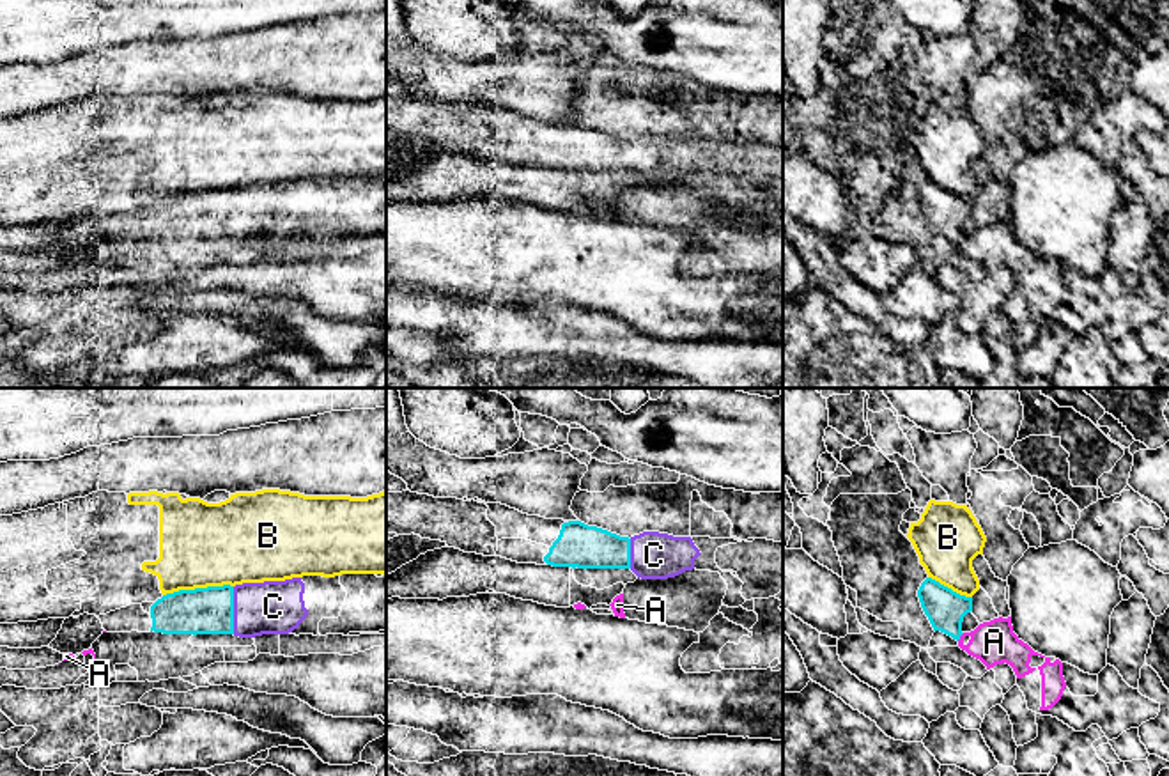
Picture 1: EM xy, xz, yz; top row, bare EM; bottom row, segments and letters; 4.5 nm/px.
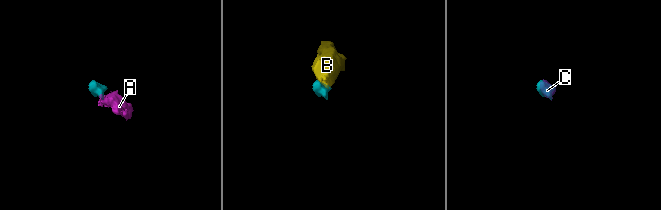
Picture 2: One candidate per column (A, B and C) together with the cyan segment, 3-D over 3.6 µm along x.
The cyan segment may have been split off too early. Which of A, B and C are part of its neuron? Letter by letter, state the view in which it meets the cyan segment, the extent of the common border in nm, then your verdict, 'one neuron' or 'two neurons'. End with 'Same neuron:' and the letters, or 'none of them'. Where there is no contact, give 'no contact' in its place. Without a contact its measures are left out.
A: contact in yz; length 50 nm; two neurons
B: contact in xy; length 320 nm; two neurons
C: contact in xy; length 220 nm; one neuron
Same neuron: C

